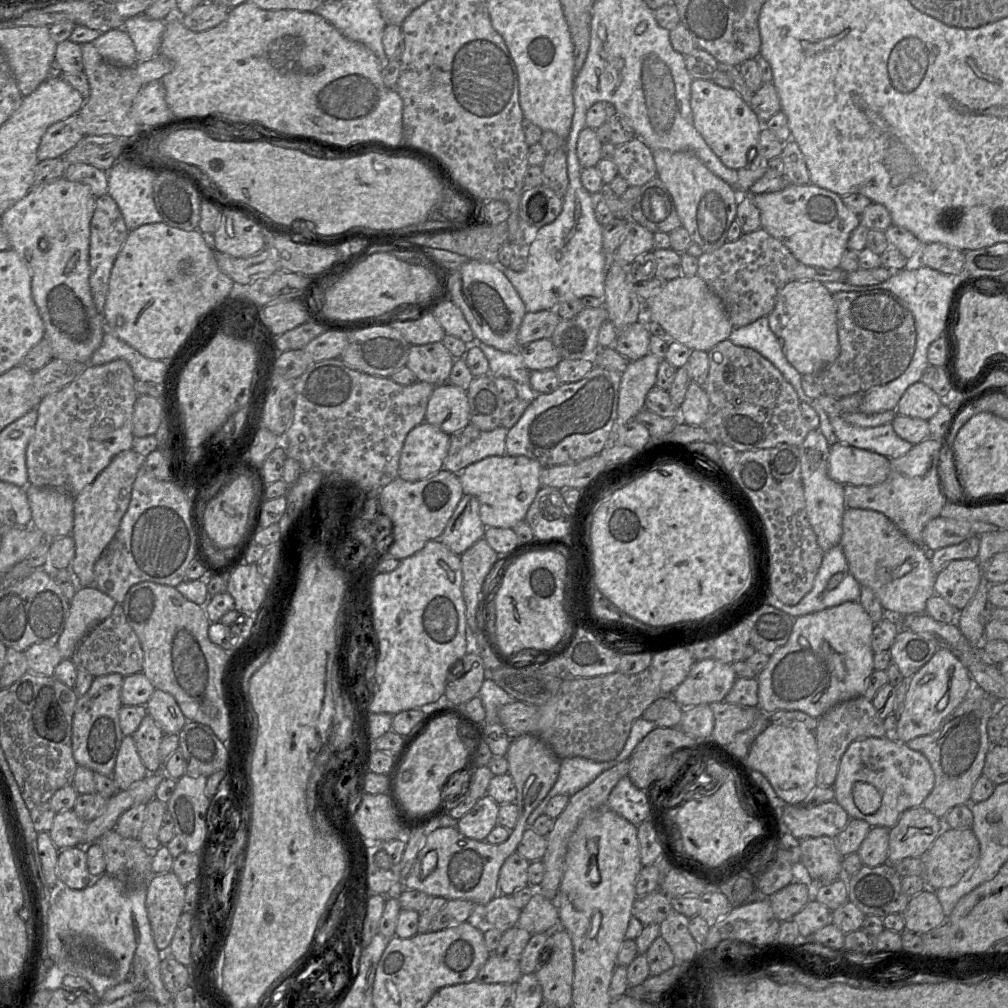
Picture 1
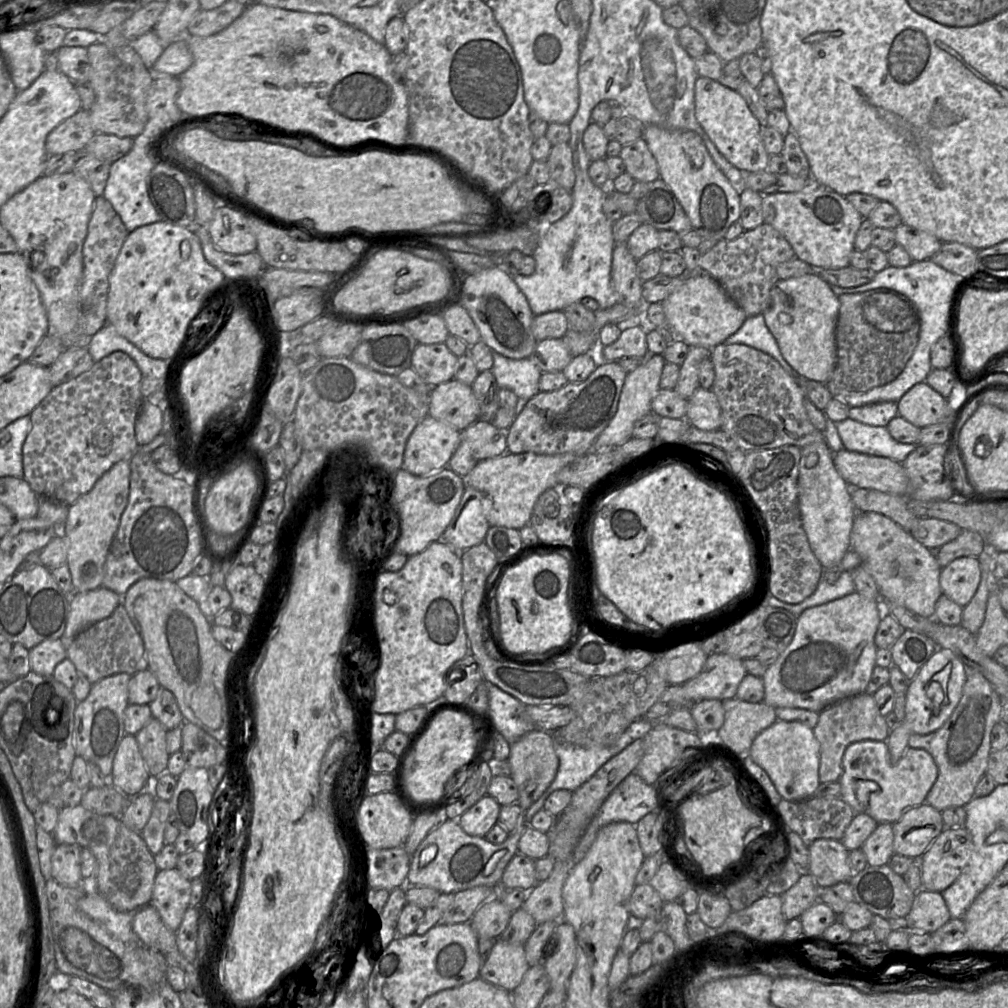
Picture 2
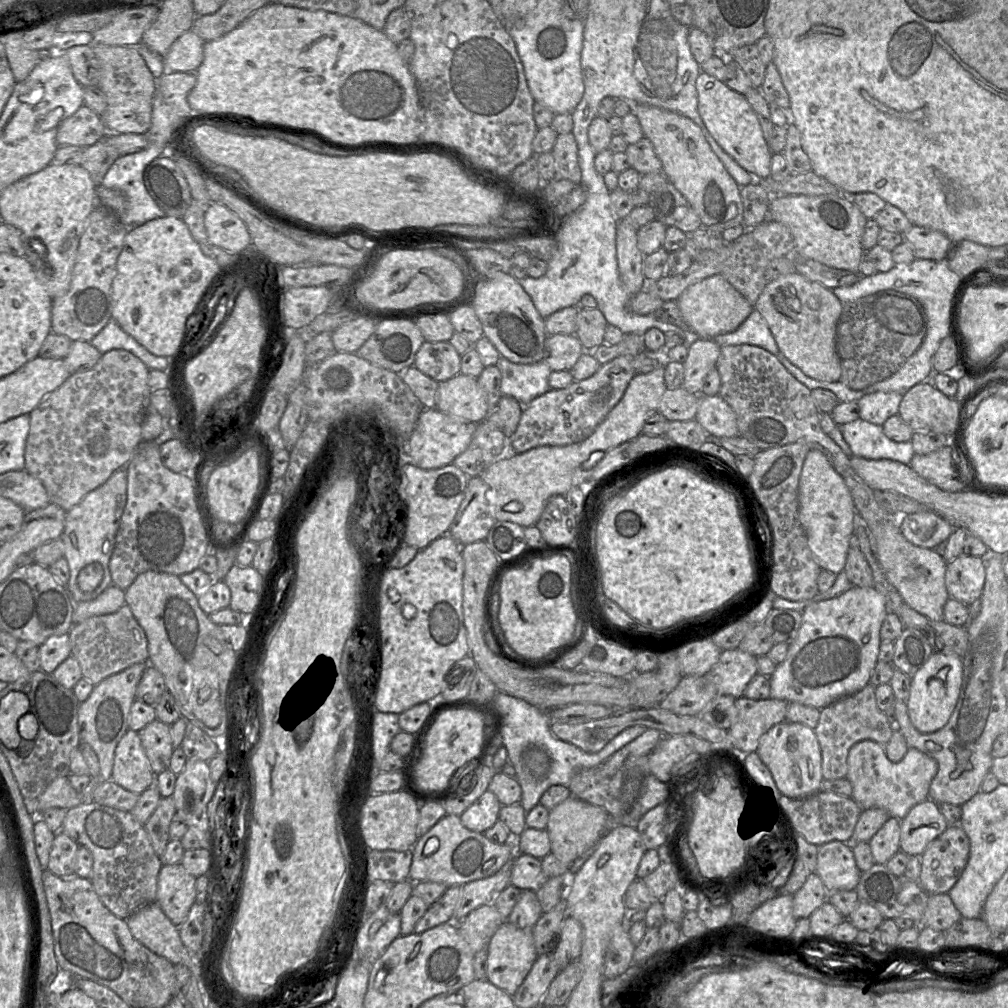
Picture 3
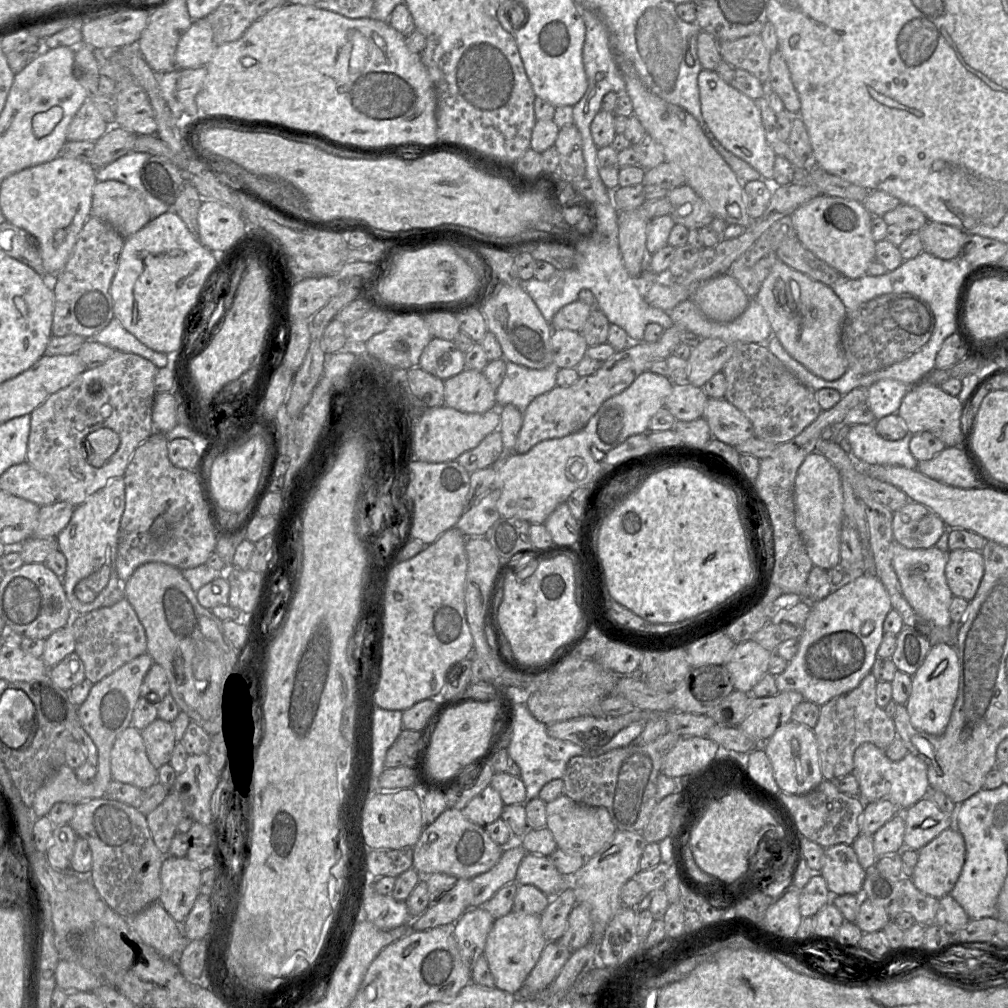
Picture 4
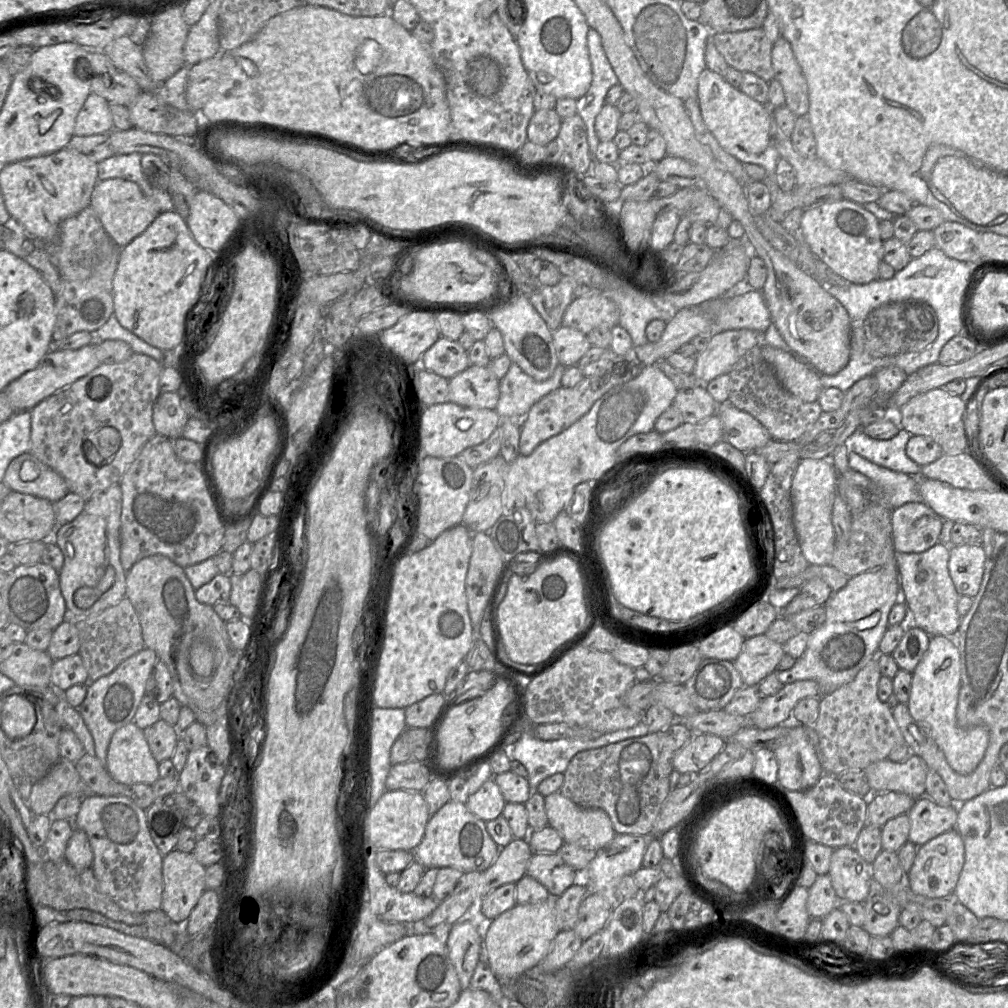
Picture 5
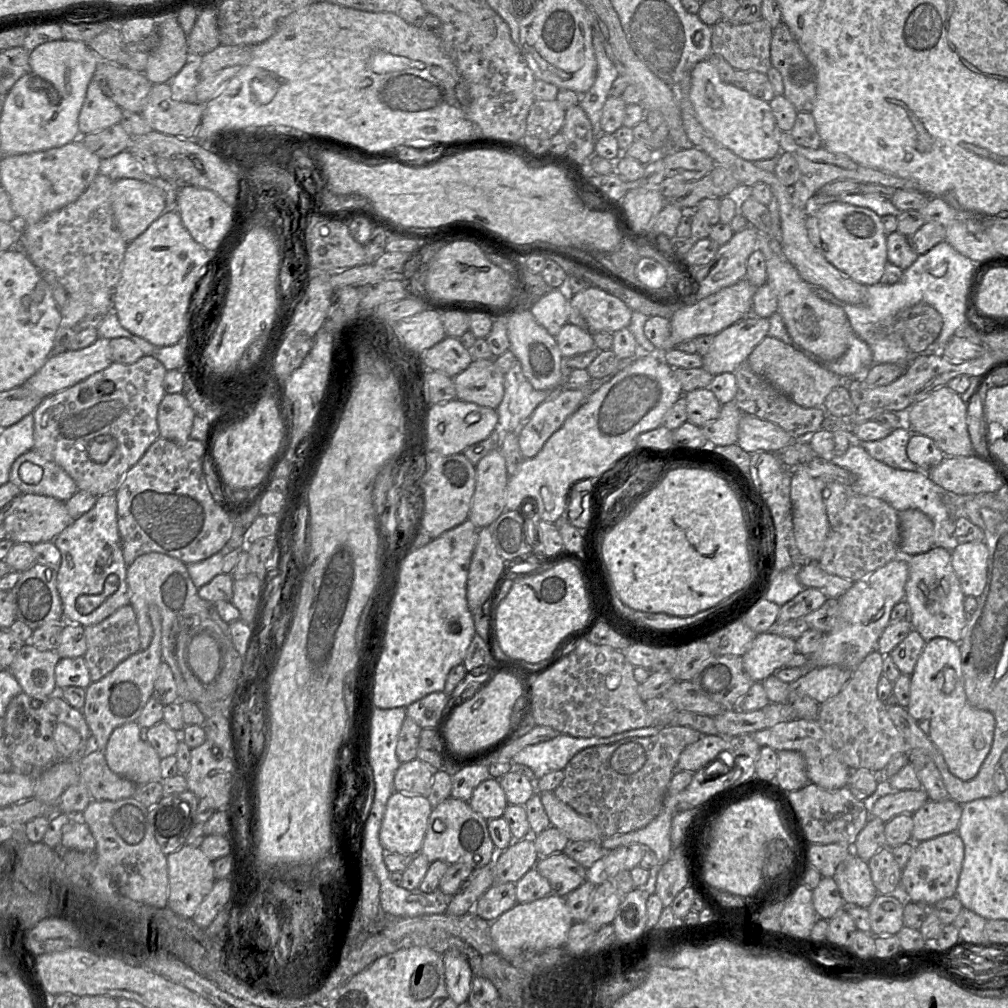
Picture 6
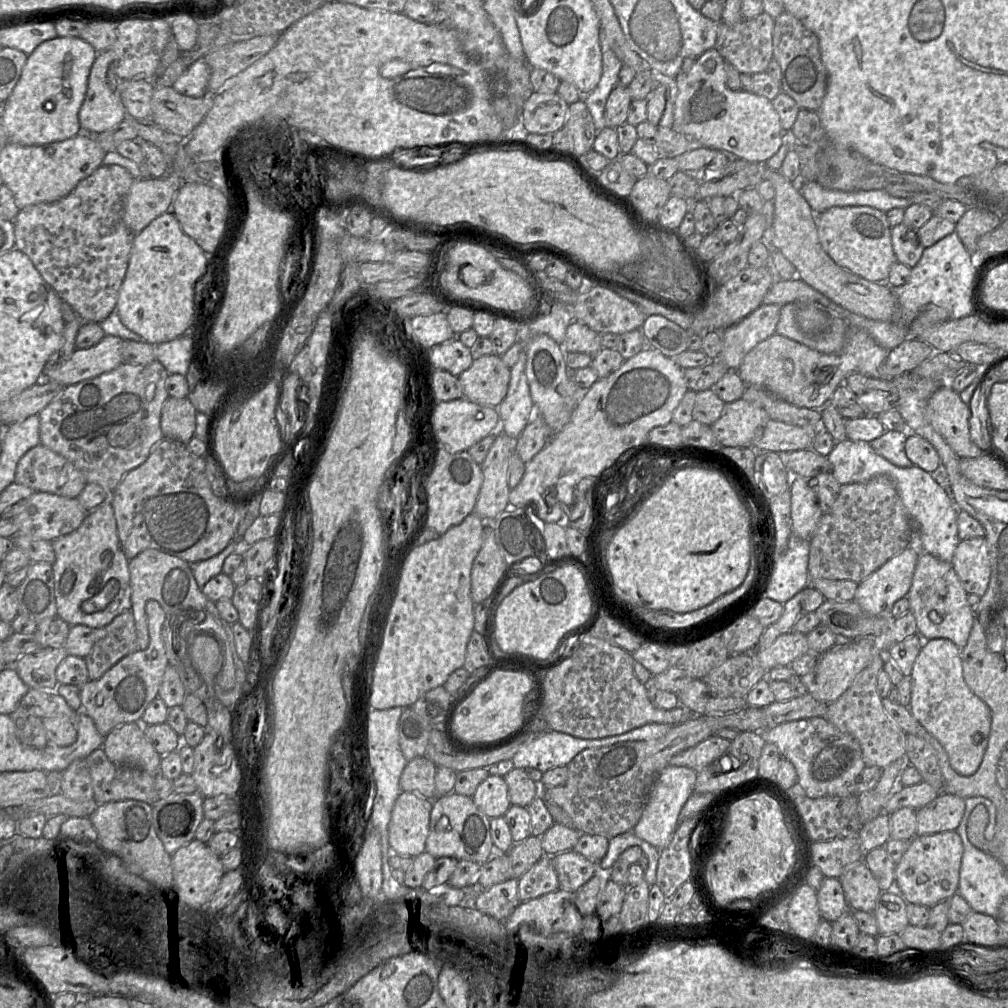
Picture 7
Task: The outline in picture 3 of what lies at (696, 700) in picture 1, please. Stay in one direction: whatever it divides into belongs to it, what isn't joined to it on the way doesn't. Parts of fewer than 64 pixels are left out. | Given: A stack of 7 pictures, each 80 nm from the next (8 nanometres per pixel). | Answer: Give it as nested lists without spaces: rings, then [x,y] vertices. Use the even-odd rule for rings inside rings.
[[[735,648],[722,651],[718,662],[709,670],[709,678],[718,694],[739,698],[757,673],[757,657]]]

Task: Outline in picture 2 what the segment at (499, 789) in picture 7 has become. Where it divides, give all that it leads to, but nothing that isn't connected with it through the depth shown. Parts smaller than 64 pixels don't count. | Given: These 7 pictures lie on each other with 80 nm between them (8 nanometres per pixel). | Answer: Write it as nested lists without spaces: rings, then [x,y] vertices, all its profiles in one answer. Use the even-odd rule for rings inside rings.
[[[490,795],[483,796],[458,819],[462,829],[471,836],[485,837],[497,824],[500,804]]]

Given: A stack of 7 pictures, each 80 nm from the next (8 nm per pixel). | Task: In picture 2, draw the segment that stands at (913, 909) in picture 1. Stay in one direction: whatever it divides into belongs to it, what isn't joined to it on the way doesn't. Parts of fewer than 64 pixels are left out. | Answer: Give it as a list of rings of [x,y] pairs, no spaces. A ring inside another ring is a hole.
[[[922,888],[916,892],[911,910],[905,918],[910,931],[933,933],[951,916],[941,892]]]

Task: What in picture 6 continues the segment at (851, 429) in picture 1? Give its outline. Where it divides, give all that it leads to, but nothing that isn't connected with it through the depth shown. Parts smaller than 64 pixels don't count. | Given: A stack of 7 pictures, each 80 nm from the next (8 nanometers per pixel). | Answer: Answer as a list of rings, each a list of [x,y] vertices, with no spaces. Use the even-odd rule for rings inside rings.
[[[905,423],[888,436],[875,441],[856,441],[874,459],[896,469],[920,470],[907,456],[906,448],[912,432]]]

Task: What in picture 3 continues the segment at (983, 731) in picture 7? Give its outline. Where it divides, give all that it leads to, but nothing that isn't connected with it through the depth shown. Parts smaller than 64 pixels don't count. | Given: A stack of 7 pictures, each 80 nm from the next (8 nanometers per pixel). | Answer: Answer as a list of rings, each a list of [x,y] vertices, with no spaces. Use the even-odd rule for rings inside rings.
[[[934,651],[911,678],[910,695],[906,705],[910,721],[919,732],[934,733],[947,724],[958,701],[962,677],[962,657],[956,653]]]

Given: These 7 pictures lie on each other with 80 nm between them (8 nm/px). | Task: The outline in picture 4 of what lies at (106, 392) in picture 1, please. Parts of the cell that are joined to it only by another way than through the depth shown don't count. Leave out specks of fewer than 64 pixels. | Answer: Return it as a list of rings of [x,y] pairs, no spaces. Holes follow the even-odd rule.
[[[115,350],[114,356],[101,366],[86,369],[68,386],[51,394],[31,415],[31,427],[28,438],[27,462],[37,471],[52,478],[56,486],[57,501],[65,501],[78,506],[84,503],[92,494],[102,489],[111,478],[124,476],[130,458],[137,449],[154,432],[152,421],[153,403],[156,396],[154,388],[158,368],[148,359],[129,352]]]

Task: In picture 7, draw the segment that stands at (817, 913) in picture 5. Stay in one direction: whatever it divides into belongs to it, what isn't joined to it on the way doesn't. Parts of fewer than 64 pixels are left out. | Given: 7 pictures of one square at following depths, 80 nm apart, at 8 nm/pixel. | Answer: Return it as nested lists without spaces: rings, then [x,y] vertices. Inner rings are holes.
[[[824,878],[817,892],[817,901],[821,919],[831,923],[849,911],[839,878]]]

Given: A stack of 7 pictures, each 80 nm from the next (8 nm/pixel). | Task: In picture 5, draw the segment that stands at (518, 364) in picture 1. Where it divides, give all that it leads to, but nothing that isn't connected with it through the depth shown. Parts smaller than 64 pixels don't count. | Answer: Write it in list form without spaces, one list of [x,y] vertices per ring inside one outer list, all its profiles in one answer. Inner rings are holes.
[[[515,363],[500,380],[500,396],[495,411],[502,418],[523,419],[541,398],[561,386],[566,367],[558,364],[552,376],[536,381]]]

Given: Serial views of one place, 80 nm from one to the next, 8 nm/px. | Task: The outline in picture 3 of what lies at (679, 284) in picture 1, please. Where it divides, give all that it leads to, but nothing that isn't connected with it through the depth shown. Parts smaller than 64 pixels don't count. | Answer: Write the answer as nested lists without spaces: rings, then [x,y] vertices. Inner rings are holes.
[[[722,274],[713,275],[687,287],[676,301],[689,330],[702,339],[713,339],[735,331],[754,309]]]

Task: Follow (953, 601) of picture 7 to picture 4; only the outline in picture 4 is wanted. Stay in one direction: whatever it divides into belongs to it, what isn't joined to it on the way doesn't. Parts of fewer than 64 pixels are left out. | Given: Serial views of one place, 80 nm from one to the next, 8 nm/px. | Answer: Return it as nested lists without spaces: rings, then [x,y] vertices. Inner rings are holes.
[[[893,540],[892,565],[906,600],[919,616],[938,627],[953,624],[949,613],[953,594],[945,576],[947,560],[948,552],[936,546],[910,549]]]

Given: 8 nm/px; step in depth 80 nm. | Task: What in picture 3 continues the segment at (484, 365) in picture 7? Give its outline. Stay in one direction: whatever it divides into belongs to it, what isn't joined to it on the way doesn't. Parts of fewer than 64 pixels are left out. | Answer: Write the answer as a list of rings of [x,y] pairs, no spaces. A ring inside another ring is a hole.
[[[459,373],[439,382],[435,408],[459,421],[484,421],[490,407],[477,378]]]

